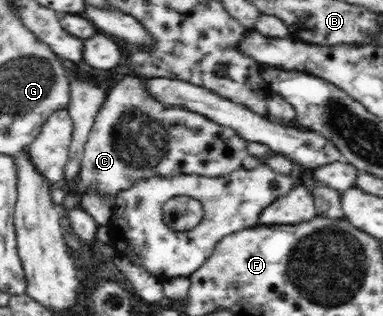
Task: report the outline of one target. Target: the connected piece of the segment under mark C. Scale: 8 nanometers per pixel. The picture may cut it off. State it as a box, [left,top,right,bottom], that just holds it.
[76,76,248,202]

